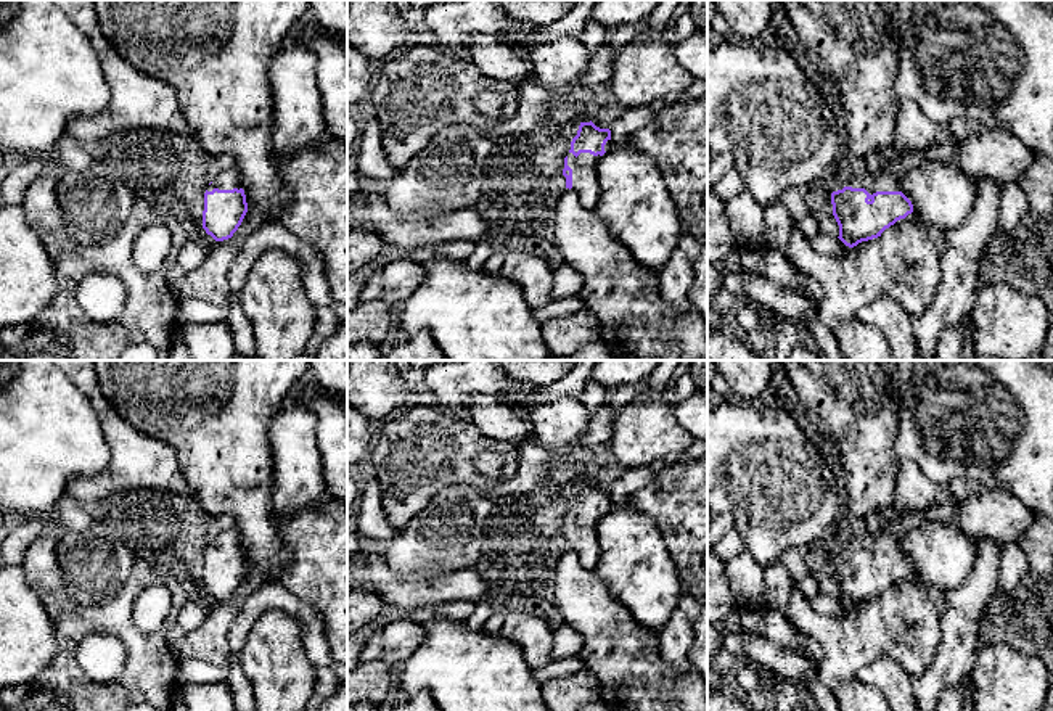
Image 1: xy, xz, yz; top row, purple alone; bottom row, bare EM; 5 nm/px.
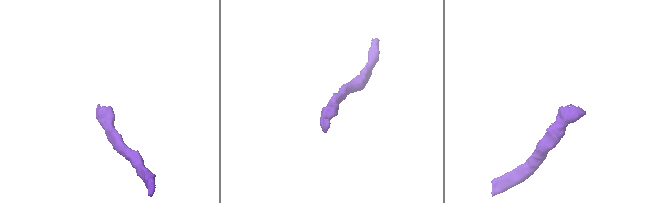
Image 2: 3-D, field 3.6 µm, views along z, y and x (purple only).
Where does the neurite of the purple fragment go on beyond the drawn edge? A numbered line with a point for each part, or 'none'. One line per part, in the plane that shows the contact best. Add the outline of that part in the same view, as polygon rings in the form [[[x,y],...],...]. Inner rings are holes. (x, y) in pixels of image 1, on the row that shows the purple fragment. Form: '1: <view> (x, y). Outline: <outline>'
1: yz (997, 155). Outline: [[[982,129],[965,142],[936,143],[924,150],[910,150],[889,161],[881,171],[852,179],[847,187],[876,191],[902,191],[903,174],[926,161],[939,161],[960,169],[971,179],[987,177],[1008,183],[1018,180],[1032,164],[1037,151],[1003,130]]]

